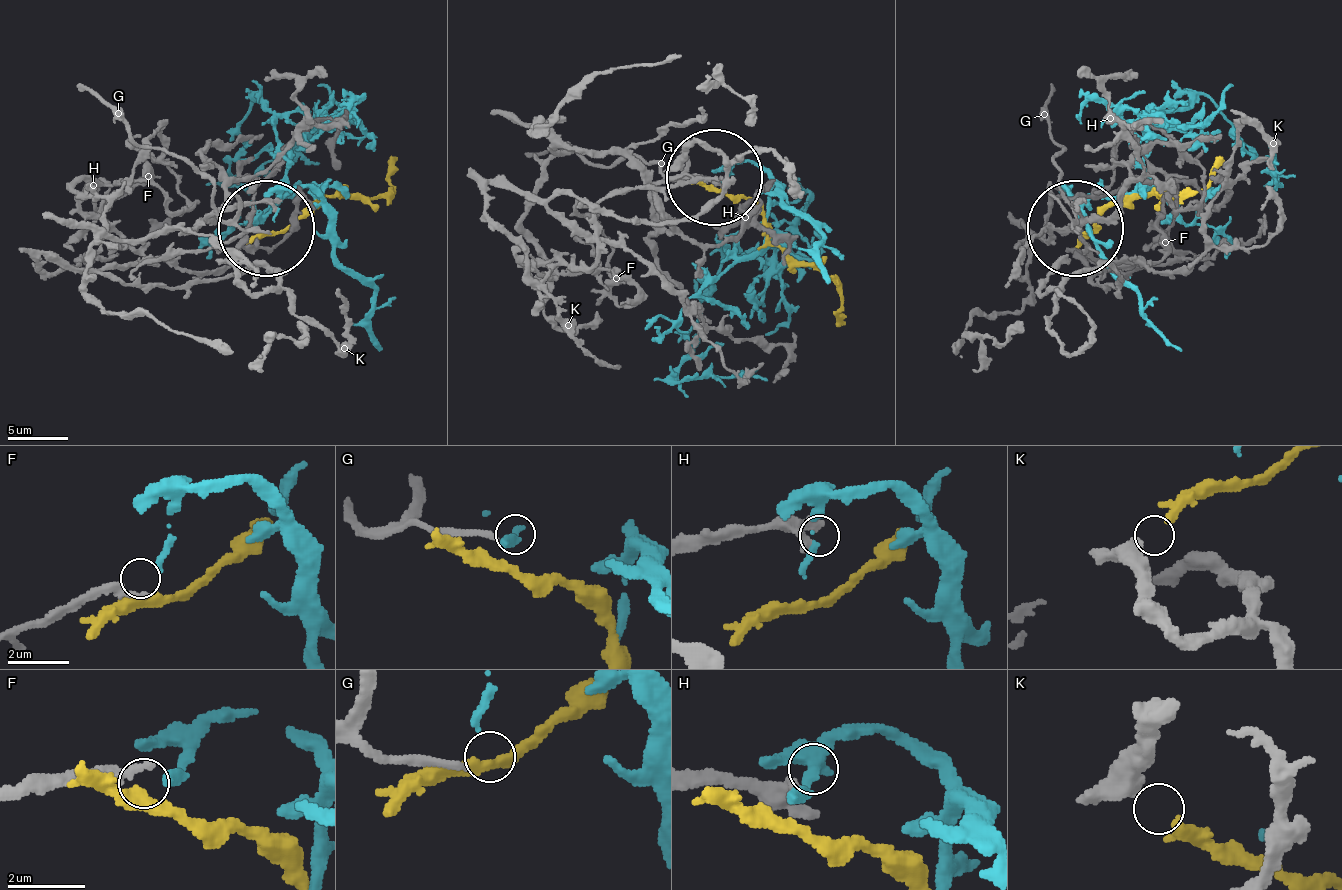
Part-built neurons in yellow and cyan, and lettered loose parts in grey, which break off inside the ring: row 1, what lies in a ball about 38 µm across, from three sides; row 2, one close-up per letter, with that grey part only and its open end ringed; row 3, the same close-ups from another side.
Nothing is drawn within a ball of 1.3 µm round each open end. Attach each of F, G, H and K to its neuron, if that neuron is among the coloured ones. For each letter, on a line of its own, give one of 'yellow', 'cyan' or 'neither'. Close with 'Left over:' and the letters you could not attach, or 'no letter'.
F: cyan
G: neither
H: neither
K: yellow
Left over: G, H

